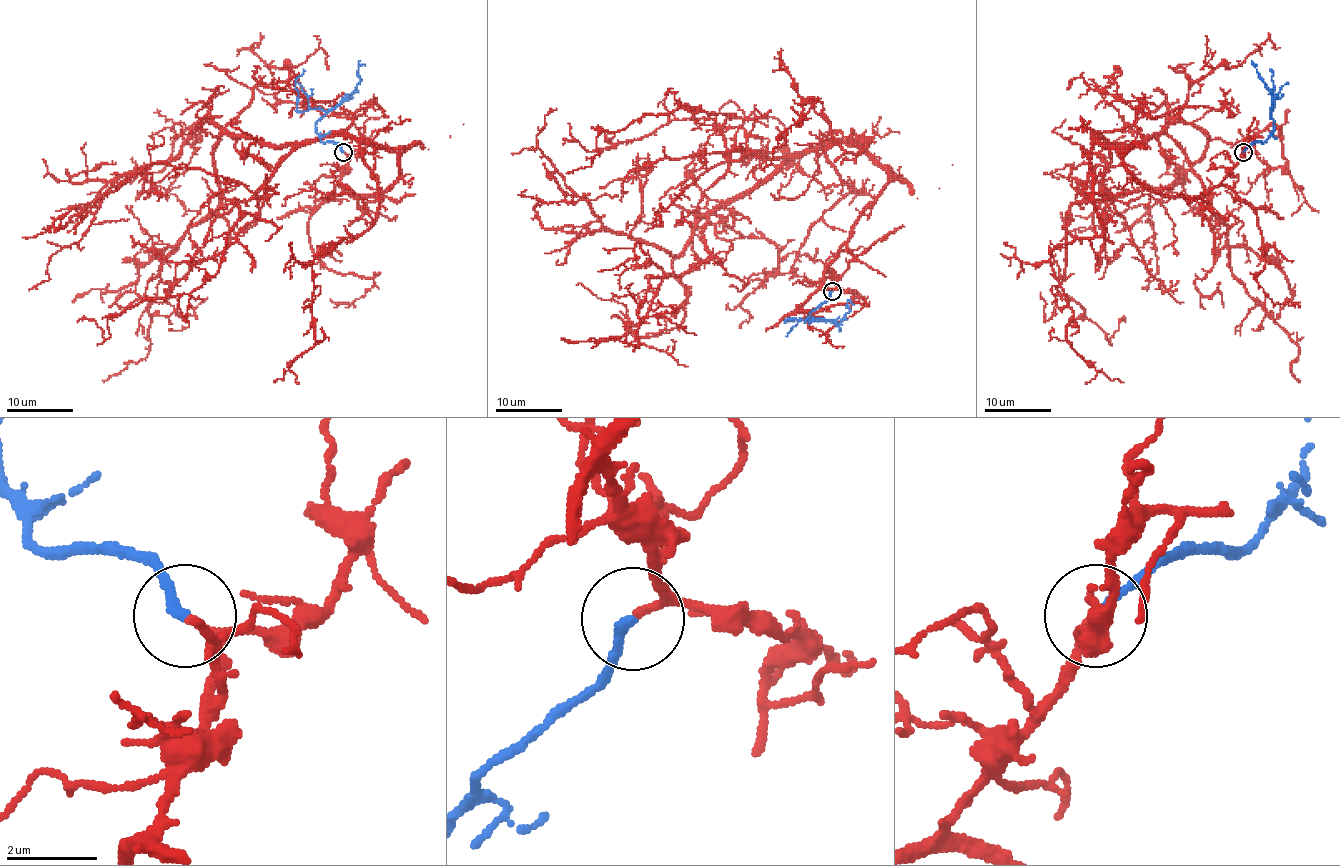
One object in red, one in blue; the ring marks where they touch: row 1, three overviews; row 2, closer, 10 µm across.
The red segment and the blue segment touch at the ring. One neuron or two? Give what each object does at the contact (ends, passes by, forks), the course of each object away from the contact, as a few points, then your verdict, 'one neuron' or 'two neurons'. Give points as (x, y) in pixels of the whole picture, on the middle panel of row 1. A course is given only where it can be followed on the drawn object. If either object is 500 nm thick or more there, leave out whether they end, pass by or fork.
red passes by; blue ends; course red (832, 291), (829, 266), (887, 173), (827, 141), (726, 200), (699, 265), (649, 279), (638, 346), (591, 348); course blue (832, 291), (804, 321), (814, 319), (784, 321), (792, 318); one neuron

